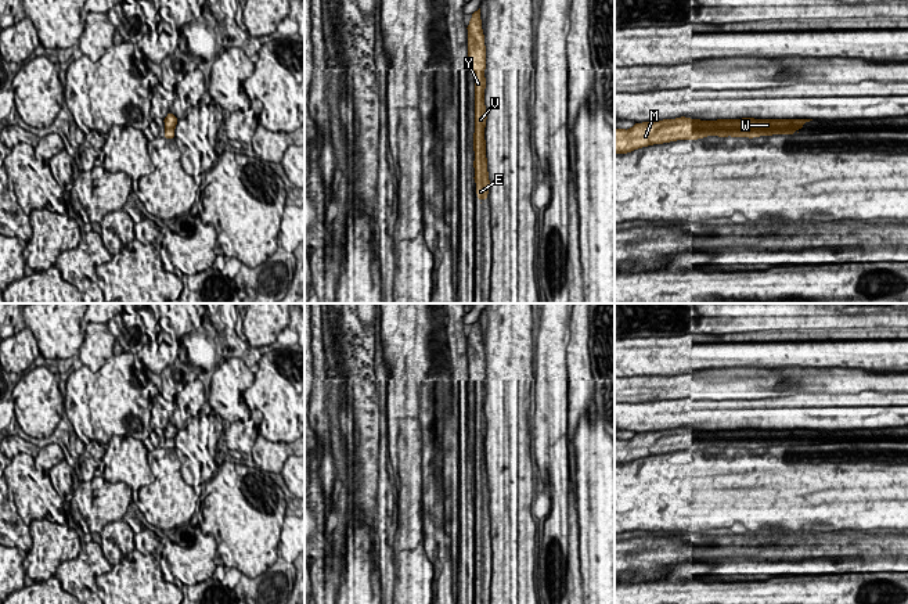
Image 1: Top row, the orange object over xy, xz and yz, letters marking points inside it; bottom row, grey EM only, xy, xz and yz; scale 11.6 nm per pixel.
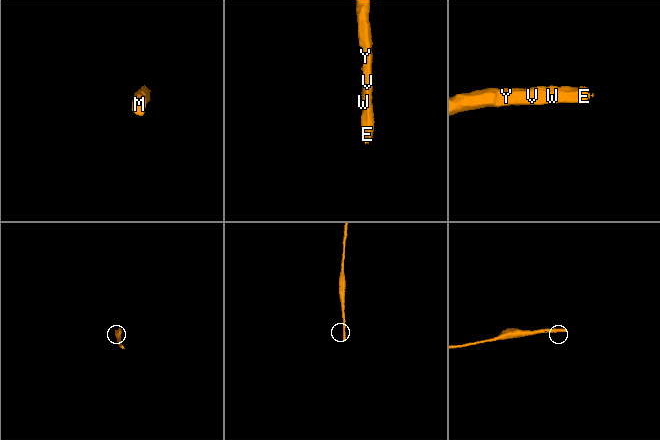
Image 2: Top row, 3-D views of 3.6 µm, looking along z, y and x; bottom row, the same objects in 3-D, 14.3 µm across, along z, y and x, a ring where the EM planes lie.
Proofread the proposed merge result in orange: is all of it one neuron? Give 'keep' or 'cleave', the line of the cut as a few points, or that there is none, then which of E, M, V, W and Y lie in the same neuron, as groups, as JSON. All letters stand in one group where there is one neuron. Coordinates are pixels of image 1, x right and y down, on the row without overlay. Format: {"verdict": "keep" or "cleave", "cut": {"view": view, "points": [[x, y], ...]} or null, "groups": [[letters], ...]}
{"verdict": "keep", "cut": null, "groups": [["E", "M", "V", "W", "Y"]]}

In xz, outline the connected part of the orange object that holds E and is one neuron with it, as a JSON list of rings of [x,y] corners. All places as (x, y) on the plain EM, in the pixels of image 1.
[[[480,319],[472,324],[468,339],[468,371],[469,380],[475,382],[475,443],[473,443],[473,461],[475,461],[475,488],[478,510],[487,510],[490,490],[487,482],[486,468],[486,450],[484,438],[487,421],[484,416],[486,399],[486,356],[482,339]]]

